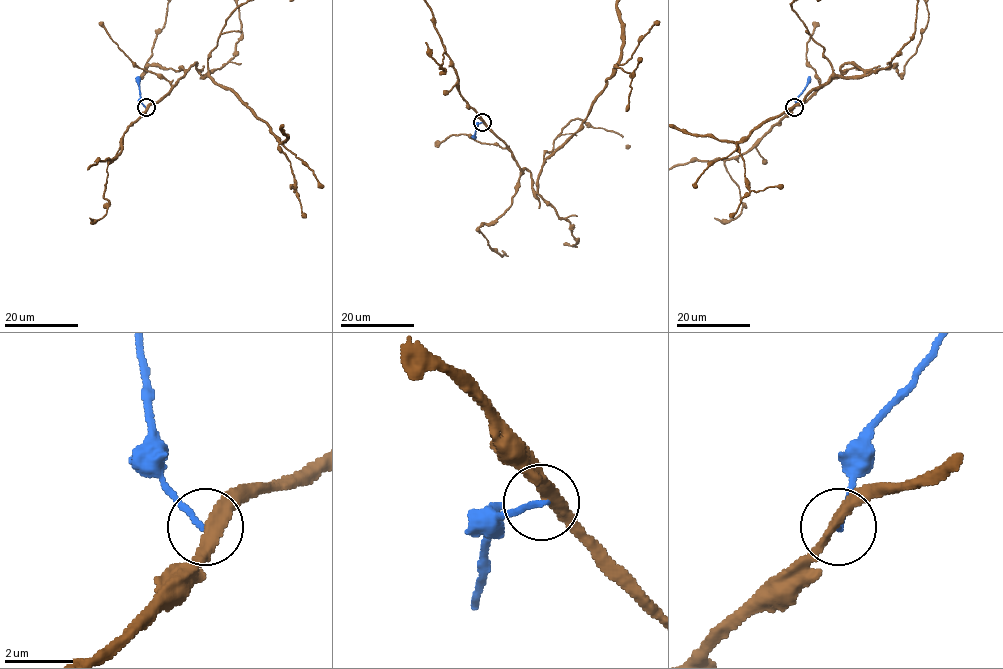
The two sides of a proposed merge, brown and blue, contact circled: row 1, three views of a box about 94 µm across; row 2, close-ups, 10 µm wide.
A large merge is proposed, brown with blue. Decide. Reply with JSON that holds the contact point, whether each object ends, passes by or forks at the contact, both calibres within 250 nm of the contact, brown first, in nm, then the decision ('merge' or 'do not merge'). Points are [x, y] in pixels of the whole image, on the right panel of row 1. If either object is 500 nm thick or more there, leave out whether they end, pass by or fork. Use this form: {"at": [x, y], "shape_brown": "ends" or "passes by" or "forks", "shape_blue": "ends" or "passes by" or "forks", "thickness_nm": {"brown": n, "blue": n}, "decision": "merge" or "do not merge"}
{"at": [794, 107], "shape_brown": "passes by", "shape_blue": "ends", "thickness_nm": {"brown": 280, "blue": 170}, "decision": "do not merge"}

